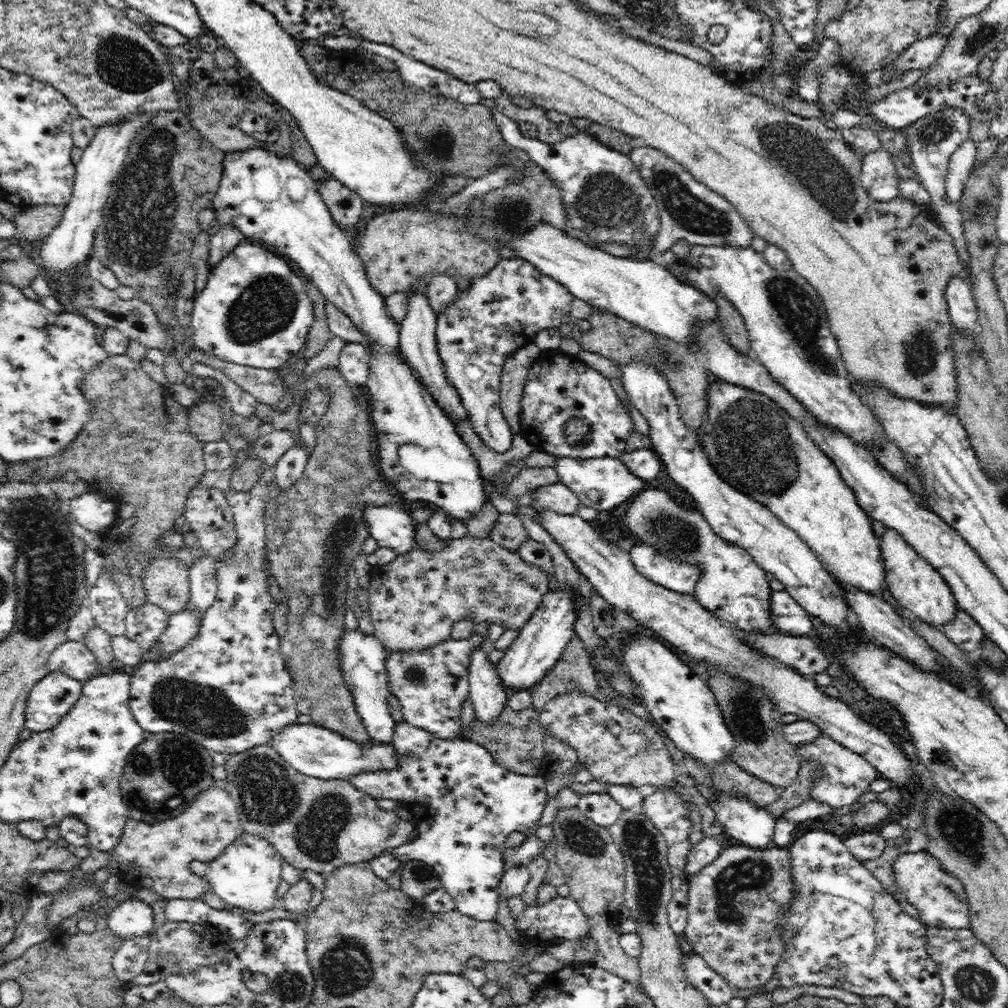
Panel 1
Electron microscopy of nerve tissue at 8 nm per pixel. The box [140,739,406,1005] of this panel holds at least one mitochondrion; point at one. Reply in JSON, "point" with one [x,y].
{"point":[269,796]}

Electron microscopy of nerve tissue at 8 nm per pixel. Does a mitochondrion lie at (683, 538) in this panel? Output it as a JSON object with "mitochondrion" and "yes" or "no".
{"mitochondrion":"yes"}

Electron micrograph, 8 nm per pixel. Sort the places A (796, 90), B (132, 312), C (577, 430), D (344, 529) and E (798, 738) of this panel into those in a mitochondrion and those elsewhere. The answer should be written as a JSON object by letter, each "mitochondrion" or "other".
{"A":"other","B":"other","C":"mitochondrion","D":"mitochondrion","E":"other"}

